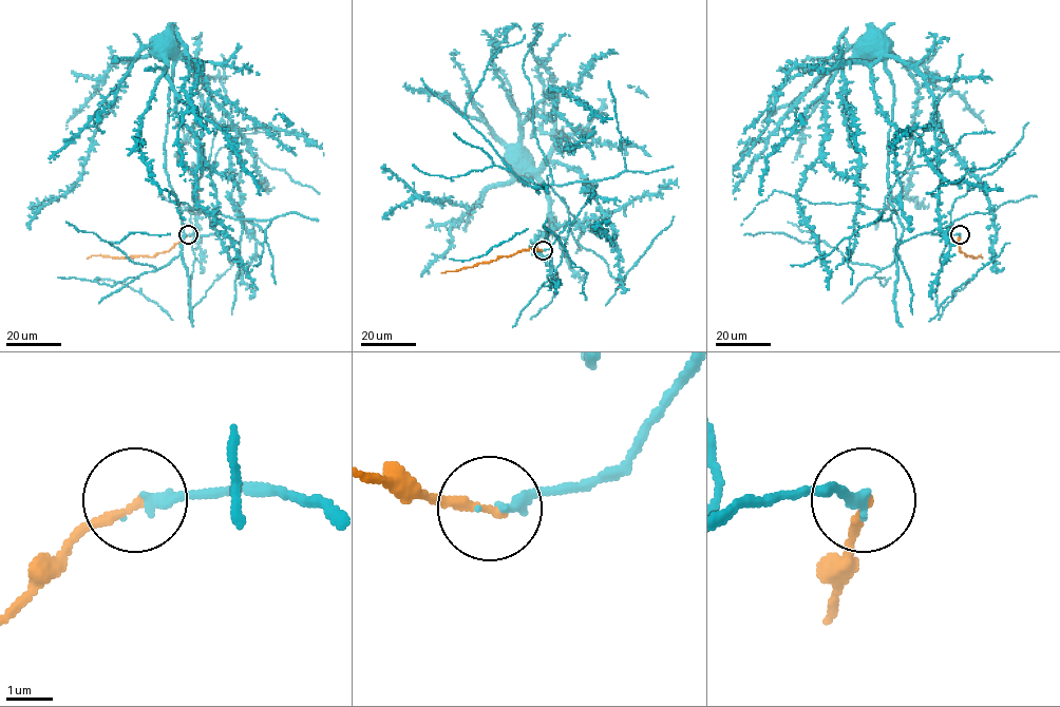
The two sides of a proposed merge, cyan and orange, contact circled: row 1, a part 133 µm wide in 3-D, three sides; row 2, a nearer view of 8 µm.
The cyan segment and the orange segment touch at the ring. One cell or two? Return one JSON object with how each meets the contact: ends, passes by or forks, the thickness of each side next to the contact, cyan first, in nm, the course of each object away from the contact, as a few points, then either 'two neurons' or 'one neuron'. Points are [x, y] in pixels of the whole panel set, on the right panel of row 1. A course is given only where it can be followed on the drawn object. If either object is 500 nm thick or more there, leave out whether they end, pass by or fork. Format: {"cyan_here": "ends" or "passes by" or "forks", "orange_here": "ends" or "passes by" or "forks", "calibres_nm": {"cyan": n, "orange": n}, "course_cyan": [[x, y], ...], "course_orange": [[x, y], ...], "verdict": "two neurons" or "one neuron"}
{"cyan_here": "ends", "orange_here": "ends", "calibres_nm": {"cyan": 240, "orange": 200}, "course_cyan": [[960, 234], [924, 232], [906, 241], [896, 240], [888, 182], [888, 139], [894, 88], [883, 53]], "course_orange": [[960, 234], [957, 244], [960, 251], [966, 256], [982, 259]], "verdict": "one neuron"}

